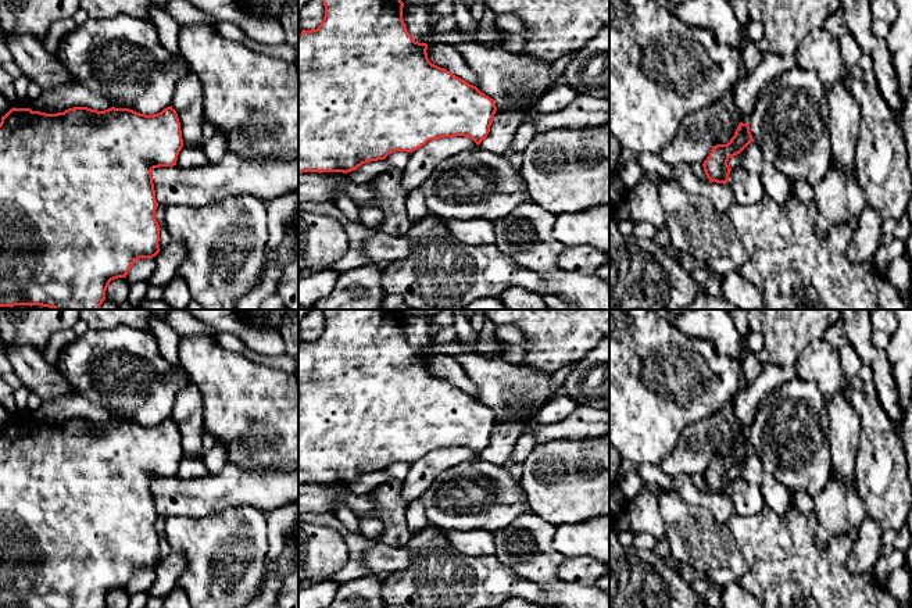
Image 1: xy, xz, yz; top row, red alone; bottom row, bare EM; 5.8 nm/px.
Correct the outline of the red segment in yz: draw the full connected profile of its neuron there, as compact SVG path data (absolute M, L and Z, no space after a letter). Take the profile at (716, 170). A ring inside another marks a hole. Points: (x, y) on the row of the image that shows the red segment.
M740 122L734 136L727 144L716 144L704 161L702 167L709 182L726 185L732 168L727 161L740 154L752 142L750 125Z

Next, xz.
M321 0L325 6L325 17L316 29L298 33L298 174L303 172L351 172L362 164L385 160L394 151L412 153L430 140L440 137L465 136L478 146L487 137L493 117L497 111L493 99L482 93L476 86L453 75L446 68L432 64L428 58L428 44L419 43L408 33L401 0Z

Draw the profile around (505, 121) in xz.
M509 101L501 110L497 110L490 132L479 144L480 150L507 154L514 140L518 126L527 119L530 107L523 101Z

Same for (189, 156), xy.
M185 146L179 151L176 165L180 168L193 168L207 164L207 157L201 147Z

